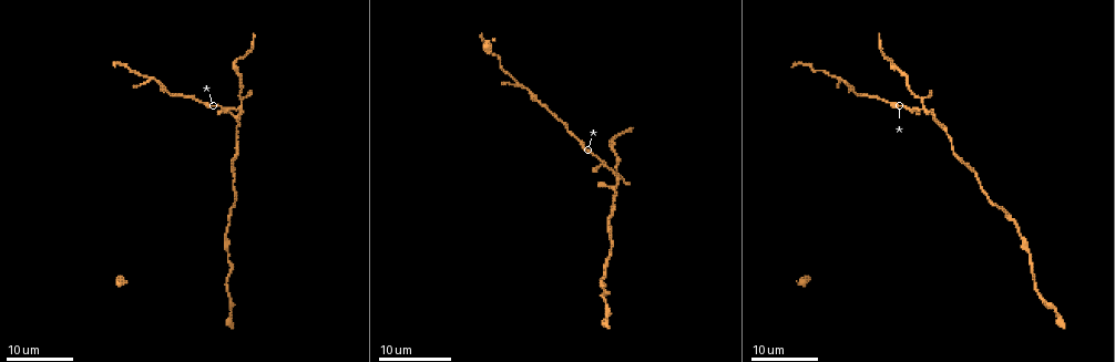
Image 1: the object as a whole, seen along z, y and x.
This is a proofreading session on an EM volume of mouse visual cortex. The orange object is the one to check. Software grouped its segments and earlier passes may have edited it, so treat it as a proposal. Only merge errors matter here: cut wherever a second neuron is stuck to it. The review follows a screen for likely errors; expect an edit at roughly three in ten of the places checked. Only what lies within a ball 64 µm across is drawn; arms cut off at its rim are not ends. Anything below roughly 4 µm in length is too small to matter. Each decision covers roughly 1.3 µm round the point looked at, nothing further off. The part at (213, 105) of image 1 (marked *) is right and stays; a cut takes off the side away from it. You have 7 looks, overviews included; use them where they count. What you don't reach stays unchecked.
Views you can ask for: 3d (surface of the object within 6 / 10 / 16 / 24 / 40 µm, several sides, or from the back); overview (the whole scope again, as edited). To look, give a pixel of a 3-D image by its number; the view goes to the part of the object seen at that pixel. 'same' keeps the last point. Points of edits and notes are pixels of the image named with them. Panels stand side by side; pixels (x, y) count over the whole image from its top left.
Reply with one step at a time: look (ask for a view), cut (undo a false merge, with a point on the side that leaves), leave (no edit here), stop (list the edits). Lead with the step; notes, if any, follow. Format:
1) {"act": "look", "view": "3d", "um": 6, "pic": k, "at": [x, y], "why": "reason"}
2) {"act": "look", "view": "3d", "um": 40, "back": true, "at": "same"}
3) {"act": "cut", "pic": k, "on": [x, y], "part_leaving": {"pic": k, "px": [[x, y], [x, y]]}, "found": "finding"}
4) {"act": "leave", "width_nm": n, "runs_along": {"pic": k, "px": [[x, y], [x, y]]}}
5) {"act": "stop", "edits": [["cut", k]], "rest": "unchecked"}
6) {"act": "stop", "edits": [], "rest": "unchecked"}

{"act": "look", "view": "3d", "um": 16, "pic": 1, "at": [925, 109], "why": "four arms meet"}

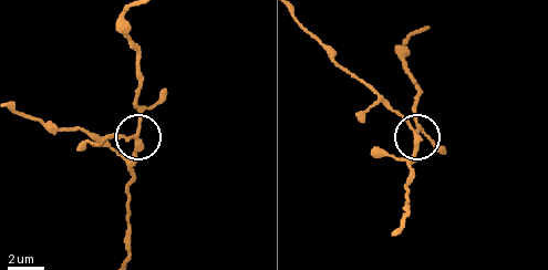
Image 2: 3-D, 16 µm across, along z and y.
{"act": "look", "view": "3d", "um": 6, "pic": 2, "at": [138, 137]}

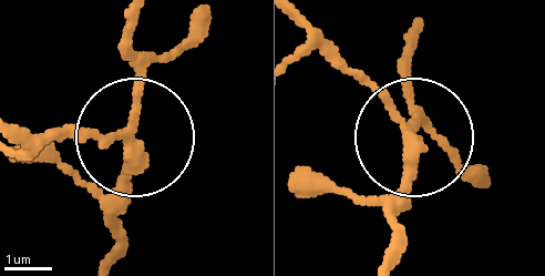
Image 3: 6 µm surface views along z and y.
{"act": "leave", "width_nm": 230, "found": "one neuron here"}

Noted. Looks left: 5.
{"act": "look", "view": "3d", "um": 16, "pic": 1, "at": [891, 61], "why": "calibre changes"}

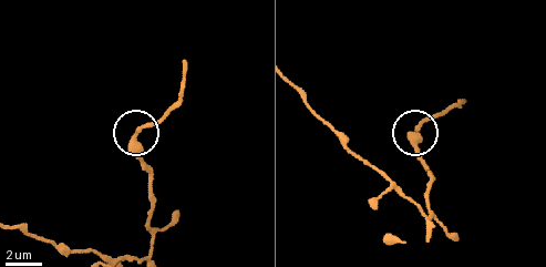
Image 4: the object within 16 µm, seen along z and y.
{"act": "look", "view": "3d", "um": 10, "pic": 4, "at": [135, 133]}

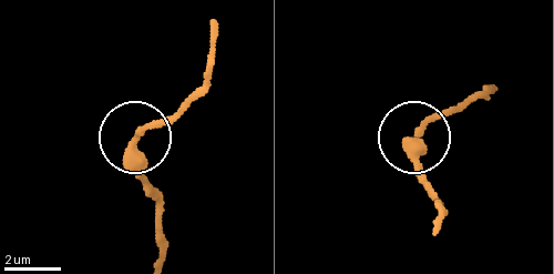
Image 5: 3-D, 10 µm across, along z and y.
{"act": "leave", "runs_along": {"pic": 5, "px": [[160, 254], [162, 212], [136, 140], [188, 100]]}, "found": "one neuron here"}

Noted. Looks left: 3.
{"act": "look", "view": "3d", "um": 24, "pic": 1, "at": [150, 80]}

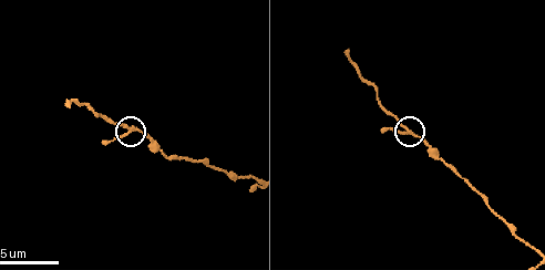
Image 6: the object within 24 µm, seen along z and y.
{"act": "look", "view": "3d", "um": 10, "pic": 6, "at": [130, 132]}

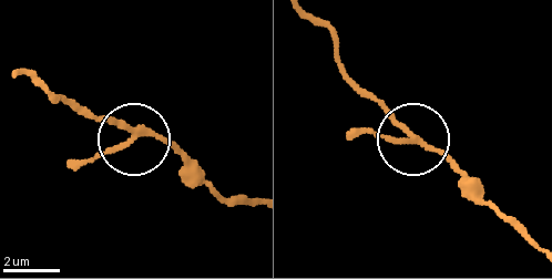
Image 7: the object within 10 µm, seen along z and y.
{"act": "leave", "side_arm_um": 10, "runs_along": {"pic": 7, "px": [[252, 205], [223, 197], [159, 135], [138, 135], [90, 114]]}, "found": "continuous, no second neuron"}

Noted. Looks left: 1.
{"act": "stop", "edits": [], "rest": "unchecked"}

